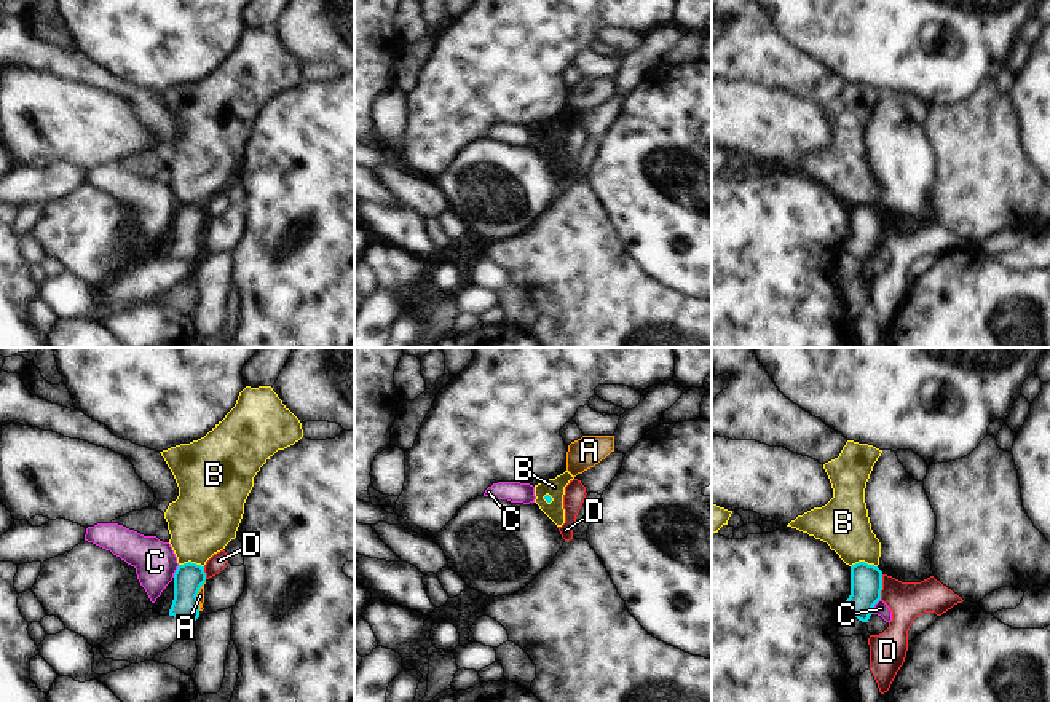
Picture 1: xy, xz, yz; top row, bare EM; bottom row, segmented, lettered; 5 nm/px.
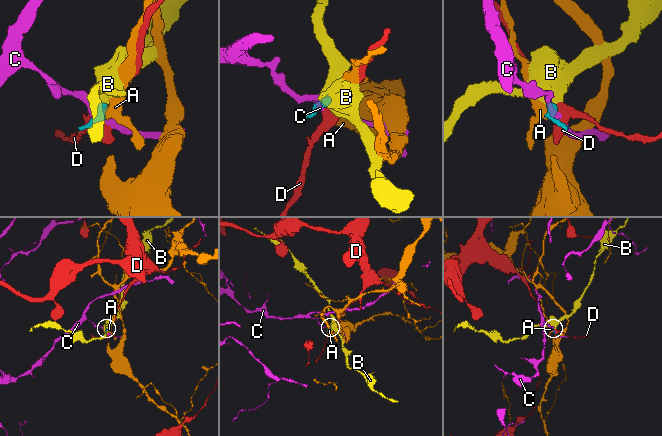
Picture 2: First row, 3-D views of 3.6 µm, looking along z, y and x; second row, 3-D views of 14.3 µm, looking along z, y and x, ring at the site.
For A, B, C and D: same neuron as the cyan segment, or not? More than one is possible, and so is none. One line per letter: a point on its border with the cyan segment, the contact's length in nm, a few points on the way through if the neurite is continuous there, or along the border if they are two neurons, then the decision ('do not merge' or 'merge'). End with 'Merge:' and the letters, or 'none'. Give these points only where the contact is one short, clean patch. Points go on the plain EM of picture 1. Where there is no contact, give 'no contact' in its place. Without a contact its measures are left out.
A: contact xy (197, 236); length 160 nm; way xy (189, 220), (189, 228), (197, 236), (200, 238); merge
B: contact yz (864, 205); length 140 nm; border yz (876, 208), (856, 205), (851, 209); do not merge
C: contact yz (873, 249); length 90 nm; border yz (880, 241), (872, 256); do not merge
D: contact yz (881, 230); length 130 nm; border yz (883, 217), (880, 241); do not merge
Merge: A

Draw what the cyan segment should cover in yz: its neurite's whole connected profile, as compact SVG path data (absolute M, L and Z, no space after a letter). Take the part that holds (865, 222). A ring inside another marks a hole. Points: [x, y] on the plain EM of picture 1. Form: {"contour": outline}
{"contour": "M865 204L851 209L851 238L844 244L859 263L868 265L874 247L881 243L882 214Z"}

